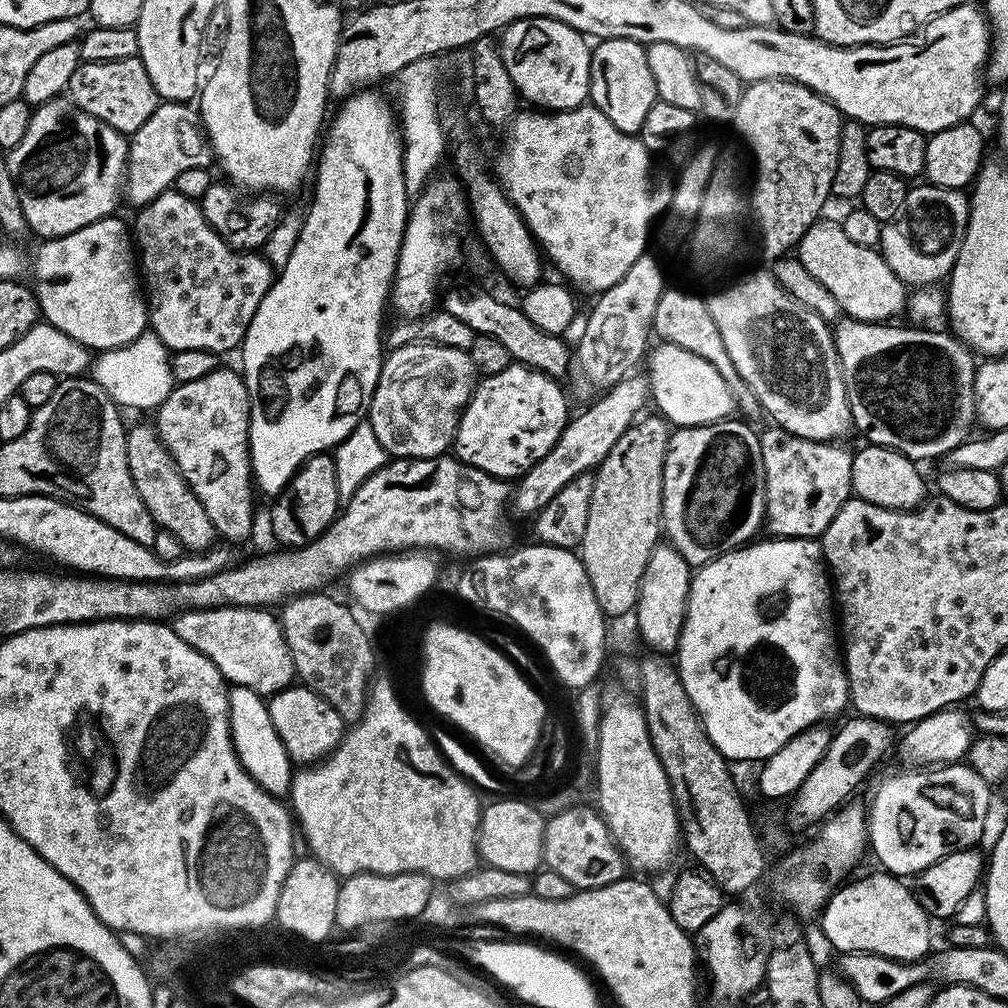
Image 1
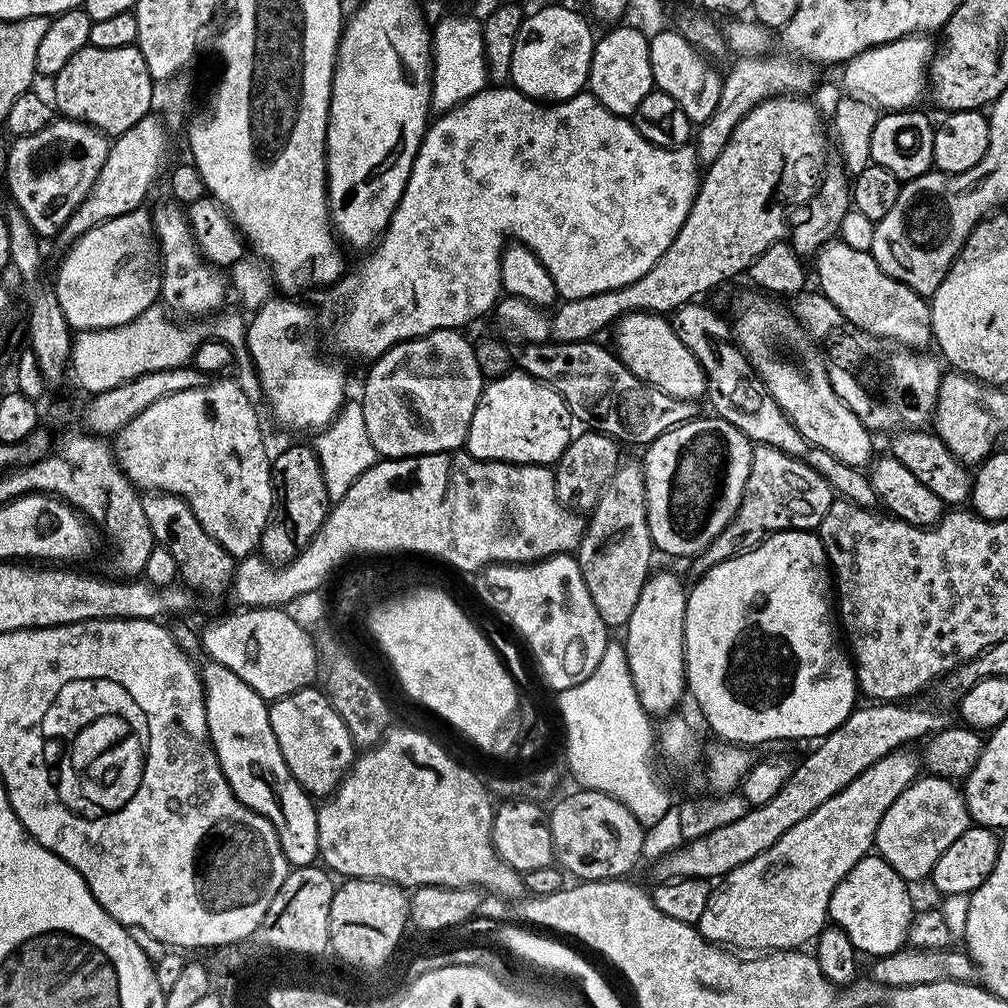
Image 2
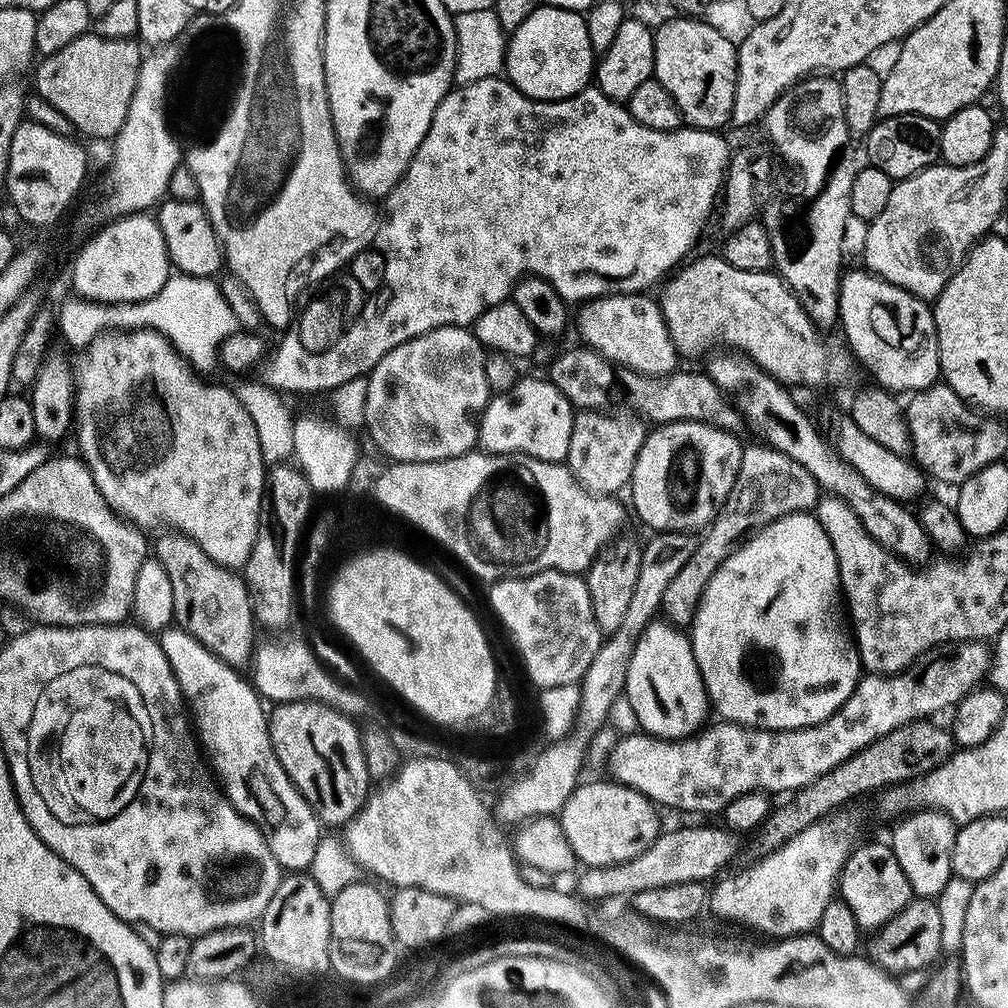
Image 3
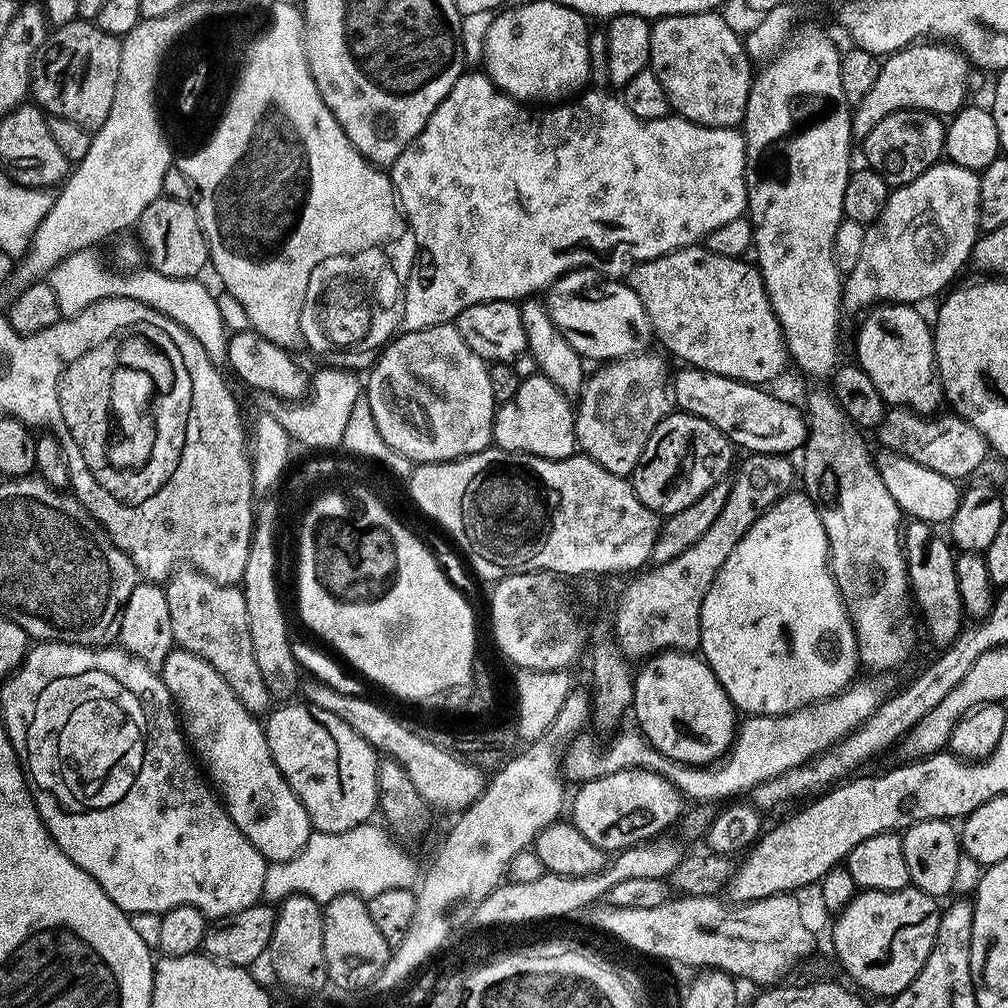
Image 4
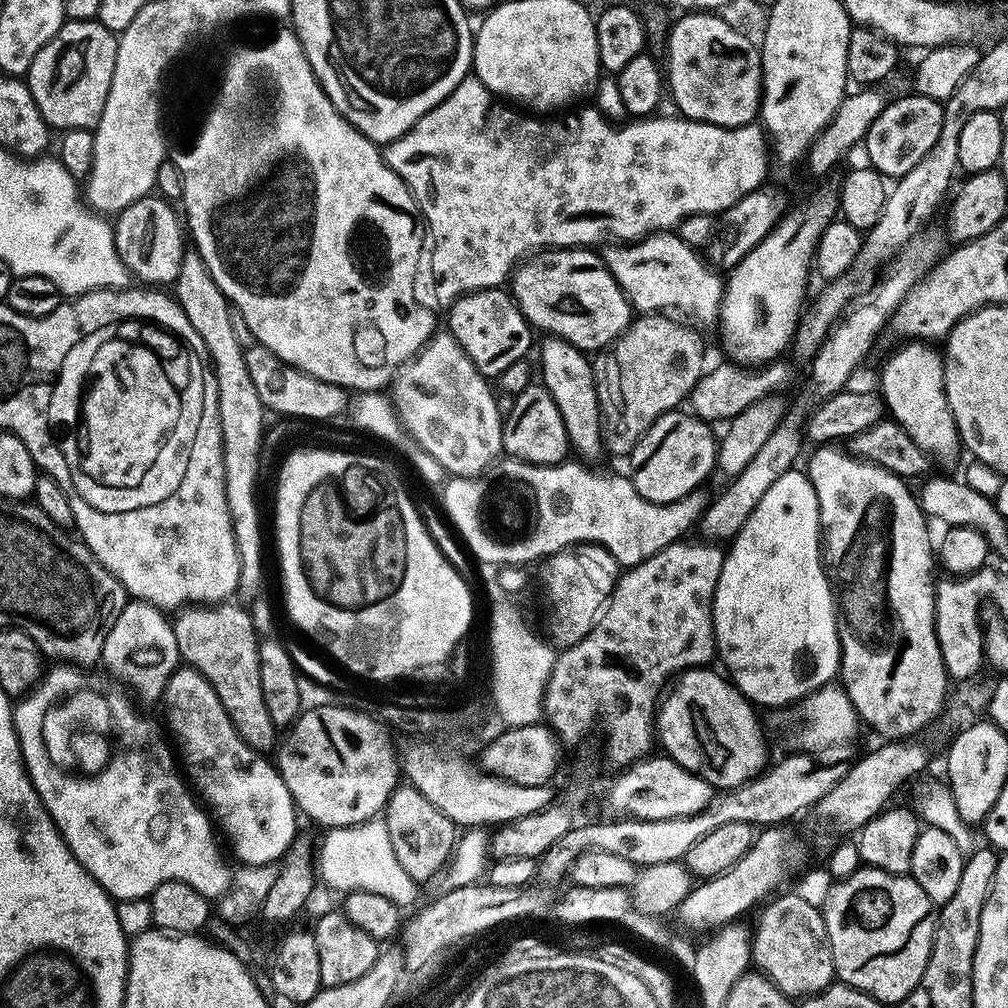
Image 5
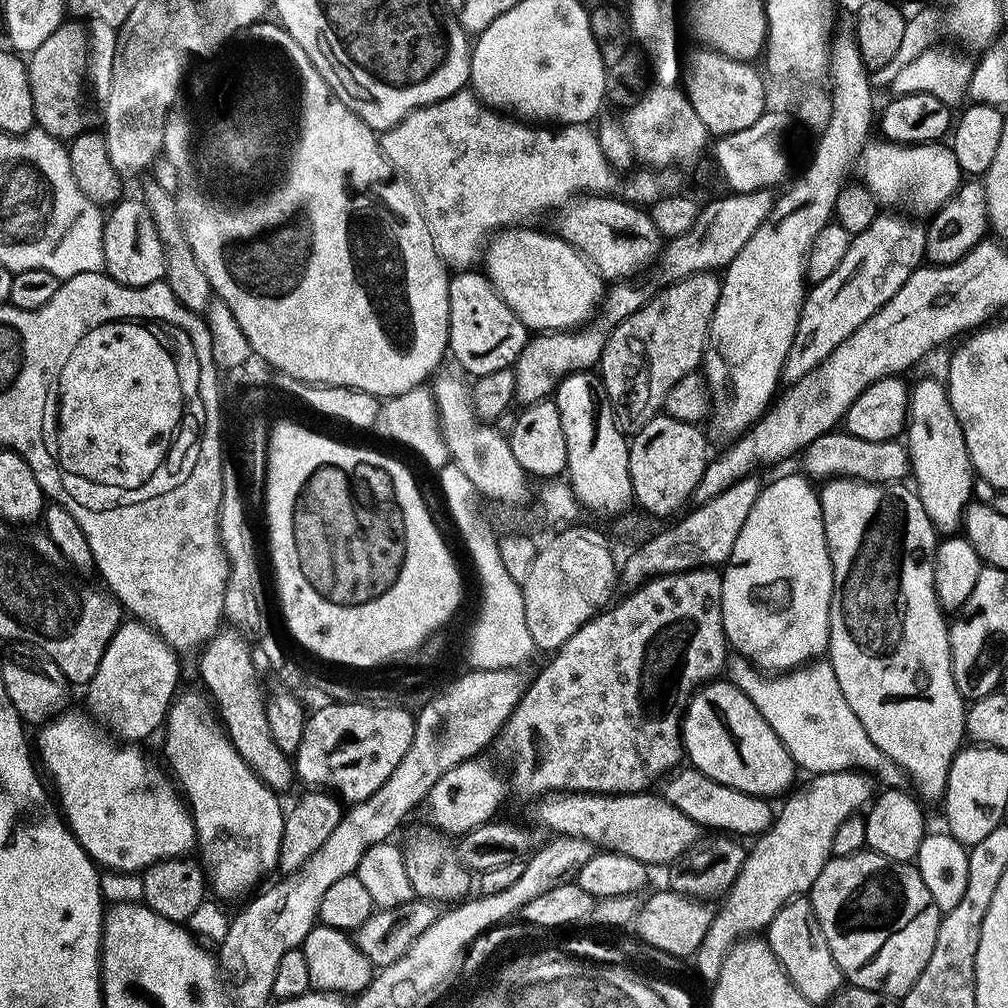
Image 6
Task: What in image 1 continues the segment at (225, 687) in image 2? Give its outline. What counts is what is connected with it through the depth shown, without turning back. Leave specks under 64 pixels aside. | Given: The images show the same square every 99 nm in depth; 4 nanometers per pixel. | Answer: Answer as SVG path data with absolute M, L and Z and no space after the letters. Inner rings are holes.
M229 687L228 717L232 745L241 766L272 796L280 798L282 794L287 795L291 789L294 765L286 754L286 746L282 746L282 738L278 738L278 730L274 730L274 722L270 722L265 697L249 688Z

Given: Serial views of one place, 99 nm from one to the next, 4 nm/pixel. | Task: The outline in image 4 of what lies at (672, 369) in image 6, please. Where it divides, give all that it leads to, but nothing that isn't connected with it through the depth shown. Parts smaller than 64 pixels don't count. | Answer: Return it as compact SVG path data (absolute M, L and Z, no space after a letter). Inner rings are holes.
M645 350L636 353L635 356L624 356L620 360L609 360L601 363L596 373L589 375L584 381L584 387L578 393L578 400L582 403L576 404L574 415L576 418L576 443L579 451L590 457L598 466L610 470L610 474L618 474L625 478L631 477L632 472L638 466L642 450L650 438L652 429L660 425L673 411L674 401L670 391L670 372L668 376L668 364L653 350ZM592 404L632 404L616 420L616 412L612 408L595 408ZM636 404L652 404L652 416L644 408Z

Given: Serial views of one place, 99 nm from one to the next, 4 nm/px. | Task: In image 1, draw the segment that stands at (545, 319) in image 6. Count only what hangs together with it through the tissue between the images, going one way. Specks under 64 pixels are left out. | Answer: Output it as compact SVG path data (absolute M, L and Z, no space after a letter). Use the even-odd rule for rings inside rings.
M667 342L657 343L657 348L653 347L646 356L646 379L650 389L650 400L657 404L659 415L668 421L669 425L676 428L693 428L703 424L717 424L720 420L729 419L734 412L734 401L722 374L706 362L706 358L698 358L698 354L690 354L690 350L682 350L682 346L674 346Z

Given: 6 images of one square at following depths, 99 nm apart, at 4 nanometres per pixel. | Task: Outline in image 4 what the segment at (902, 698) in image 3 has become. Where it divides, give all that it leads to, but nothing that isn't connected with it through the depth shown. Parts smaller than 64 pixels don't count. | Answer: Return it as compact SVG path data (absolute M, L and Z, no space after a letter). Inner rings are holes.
M868 678L872 680L860 680L857 679L855 682L848 685L847 688L844 689L843 692L836 693L835 696L832 696L829 700L820 700L817 704L807 704L806 706L802 706L798 710L794 710L793 712L787 712L786 714L782 714L781 716L754 716L751 714L745 715L743 719L739 721L737 730L736 730L736 738L732 741L731 748L728 749L728 755L717 760L715 764L707 765L703 768L694 768L690 764L678 764L672 761L669 756L663 756L658 749L652 747L651 744L648 743L647 740L644 739L643 735L639 731L633 730L633 732L624 732L621 731L619 734L613 735L611 737L612 740L608 744L608 749L604 749L602 745L599 744L598 741L595 740L597 737L595 735L588 736L589 734L580 734L576 736L574 740L570 744L568 744L566 751L563 753L562 756L562 772L565 777L569 781L576 780L575 782L583 782L586 780L601 780L604 776L609 776L610 774L614 774L615 772L621 772L622 770L626 770L627 768L645 768L647 772L657 772L659 776L664 776L673 786L675 786L679 791L681 797L687 798L688 796L692 800L692 802L708 802L704 800L726 800L722 802L731 801L733 798L740 798L743 794L751 793L753 788L757 788L759 784L762 782L770 782L770 778L778 778L782 774L786 774L786 770L794 770L798 766L802 766L808 760L812 760L815 758L819 752L825 752L826 749L830 747L831 744L836 744L840 740L843 740L845 736L849 736L855 728L860 728L866 722L866 718L870 718L872 714L876 710L880 708L880 705L884 703L886 699L886 691L884 692L884 684L882 681L883 679L880 678Z

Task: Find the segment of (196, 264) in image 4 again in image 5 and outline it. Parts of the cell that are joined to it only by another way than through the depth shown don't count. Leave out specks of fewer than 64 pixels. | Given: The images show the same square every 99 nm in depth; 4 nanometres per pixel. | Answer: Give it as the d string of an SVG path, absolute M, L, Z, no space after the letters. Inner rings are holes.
M159 194L143 196L138 202L123 208L114 220L114 242L129 273L148 286L172 286L182 270L186 251L186 228L182 216Z

